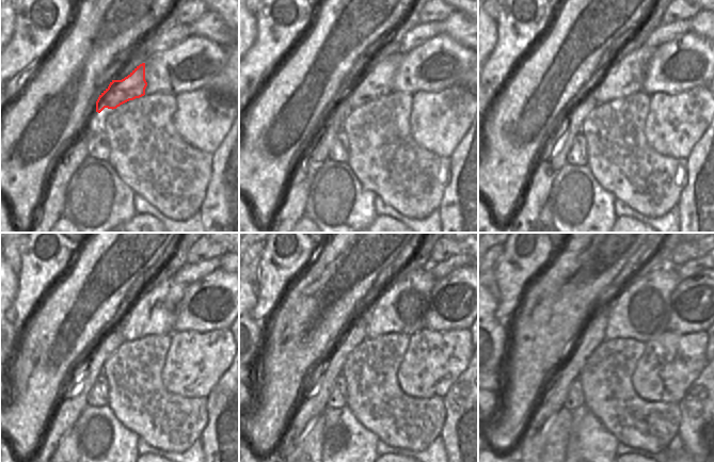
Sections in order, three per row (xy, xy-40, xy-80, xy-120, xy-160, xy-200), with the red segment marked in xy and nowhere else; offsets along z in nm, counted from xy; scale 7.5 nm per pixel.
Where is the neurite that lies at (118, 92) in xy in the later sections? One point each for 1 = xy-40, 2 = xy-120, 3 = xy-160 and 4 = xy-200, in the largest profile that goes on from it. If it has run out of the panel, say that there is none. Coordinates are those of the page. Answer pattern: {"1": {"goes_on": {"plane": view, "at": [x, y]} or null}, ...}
{"1": {"goes_on": {"plane": "xy-40", "at": [379, 82]}}, "2": {"goes_on": {"plane": "xy-120", "at": [153, 313]}}, "3": {"goes_on": {"plane": "xy-160", "at": [399, 307]}}, "4": {"goes_on": {"plane": "xy-200", "at": [640, 309]}}}

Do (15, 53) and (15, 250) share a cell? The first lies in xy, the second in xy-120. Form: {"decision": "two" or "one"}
{"decision": "two"}

